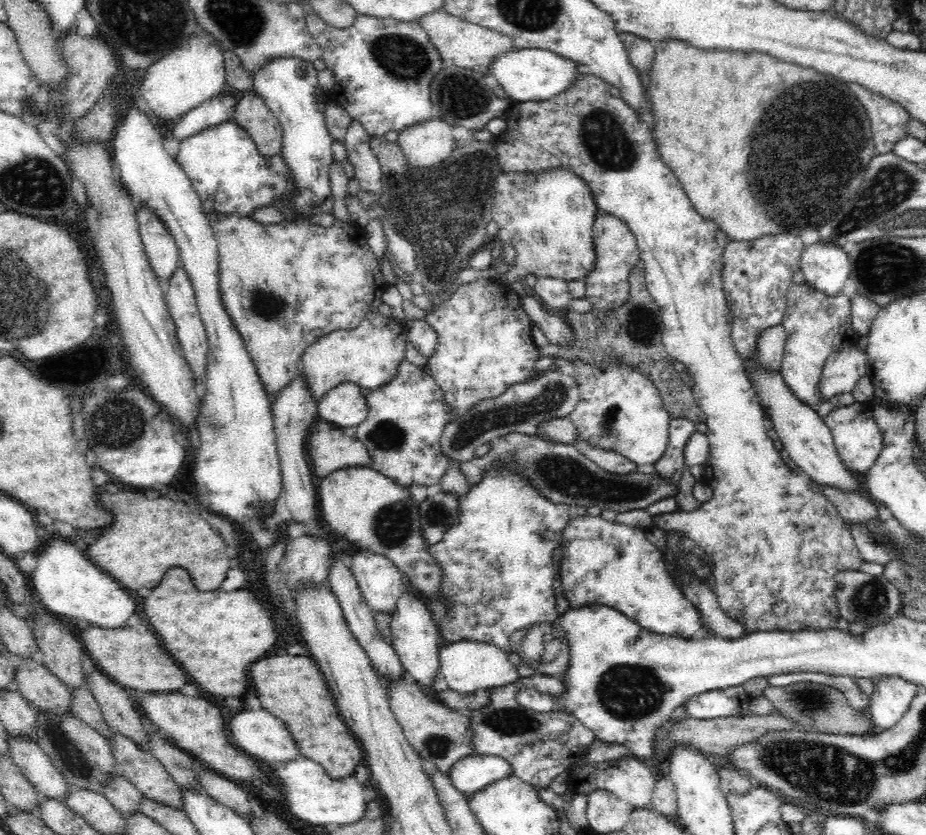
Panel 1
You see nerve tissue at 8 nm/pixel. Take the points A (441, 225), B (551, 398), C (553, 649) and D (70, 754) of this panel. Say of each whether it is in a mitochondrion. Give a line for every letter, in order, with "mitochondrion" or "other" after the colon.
A: mitochondrion
B: mitochondrion
C: mitochondrion
D: mitochondrion

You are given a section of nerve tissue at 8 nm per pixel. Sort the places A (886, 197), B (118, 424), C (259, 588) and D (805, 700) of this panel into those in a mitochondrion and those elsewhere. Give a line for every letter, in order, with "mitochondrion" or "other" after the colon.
A: mitochondrion
B: mitochondrion
C: other
D: mitochondrion

